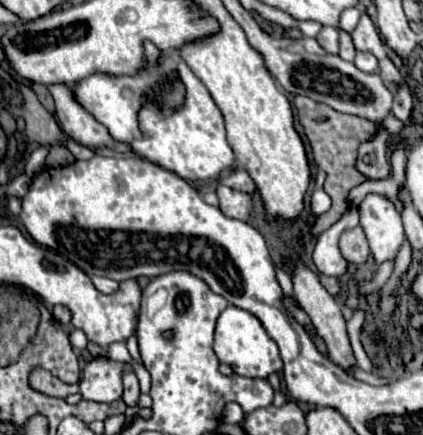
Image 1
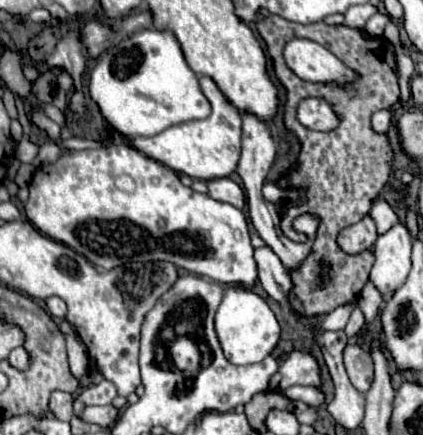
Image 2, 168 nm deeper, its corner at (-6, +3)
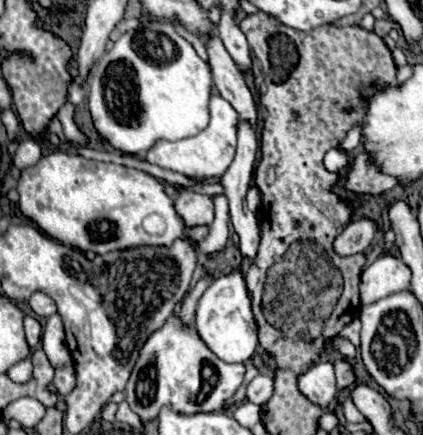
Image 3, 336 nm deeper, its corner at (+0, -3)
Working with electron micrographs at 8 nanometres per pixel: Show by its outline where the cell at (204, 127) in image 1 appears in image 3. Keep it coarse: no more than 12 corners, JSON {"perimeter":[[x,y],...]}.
{"perimeter":[[211,96],[209,126],[157,140],[145,160],[189,178],[223,176],[235,156],[237,112]]}

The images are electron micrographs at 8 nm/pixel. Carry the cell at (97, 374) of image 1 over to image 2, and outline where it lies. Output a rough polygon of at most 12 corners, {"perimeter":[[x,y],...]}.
{"perimeter":[[109,380],[81,390],[75,414],[85,406],[111,404],[115,386]]}

